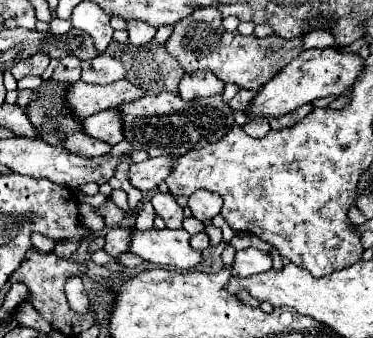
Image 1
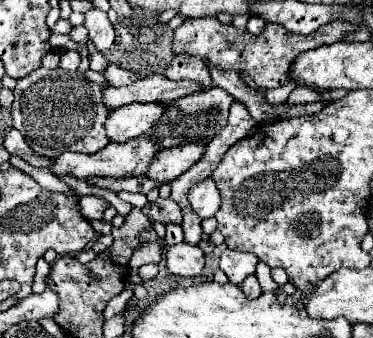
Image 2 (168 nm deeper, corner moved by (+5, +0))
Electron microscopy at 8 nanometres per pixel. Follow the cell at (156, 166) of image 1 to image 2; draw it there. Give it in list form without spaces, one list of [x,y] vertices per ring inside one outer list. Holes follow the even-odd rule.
[[[196,143],[180,145],[174,149],[162,149],[152,159],[152,163],[144,175],[158,181],[158,183],[170,183],[180,173],[188,171],[200,159],[200,153],[204,153],[204,147],[196,145]]]

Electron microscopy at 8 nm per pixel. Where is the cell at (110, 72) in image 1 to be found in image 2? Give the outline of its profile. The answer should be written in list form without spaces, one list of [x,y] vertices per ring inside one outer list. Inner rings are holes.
[[[108,65],[108,67],[102,71],[102,75],[104,75],[106,83],[112,85],[112,87],[130,85],[132,81],[138,81],[138,79],[140,79],[136,73],[132,73],[132,71],[124,71],[124,69],[116,67],[116,65]]]

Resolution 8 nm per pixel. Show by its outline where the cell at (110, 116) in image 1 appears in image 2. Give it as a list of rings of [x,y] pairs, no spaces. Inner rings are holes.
[[[132,103],[120,109],[112,109],[104,121],[106,135],[112,143],[124,143],[132,137],[146,133],[154,121],[160,117],[164,105],[152,103]]]

